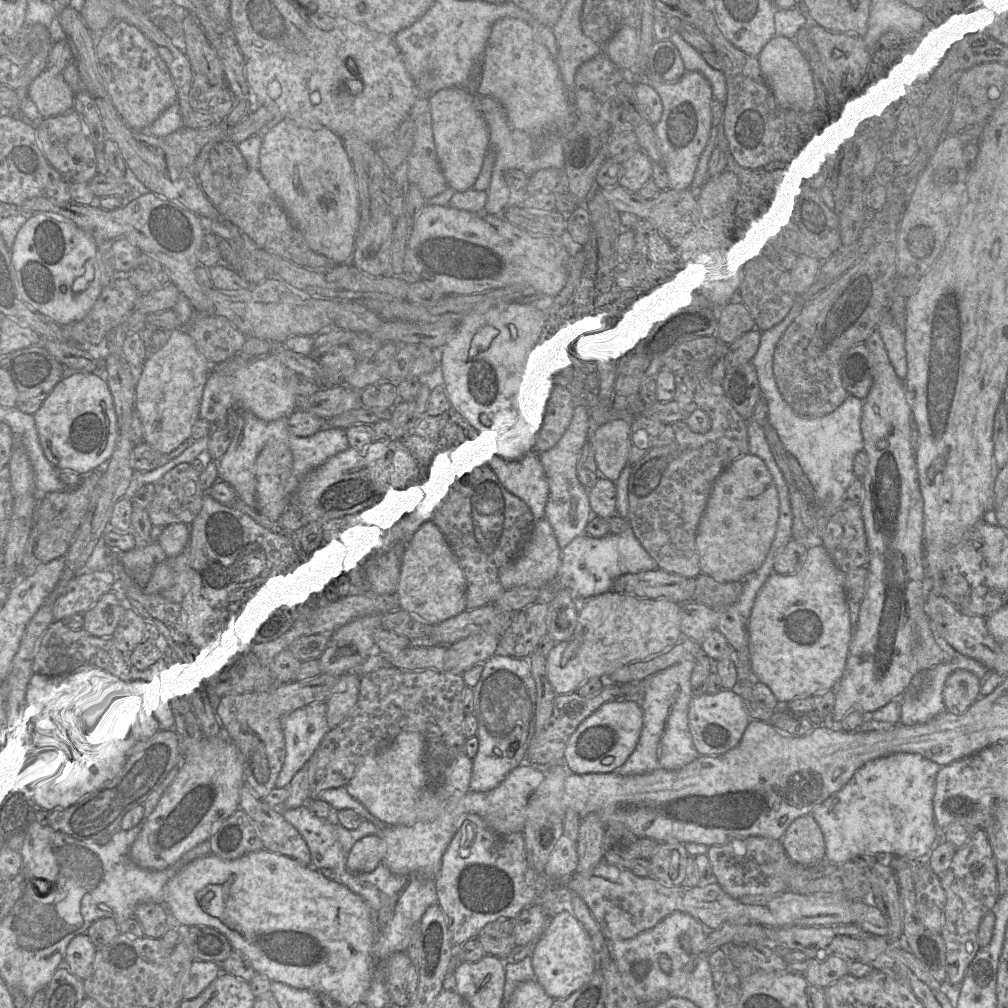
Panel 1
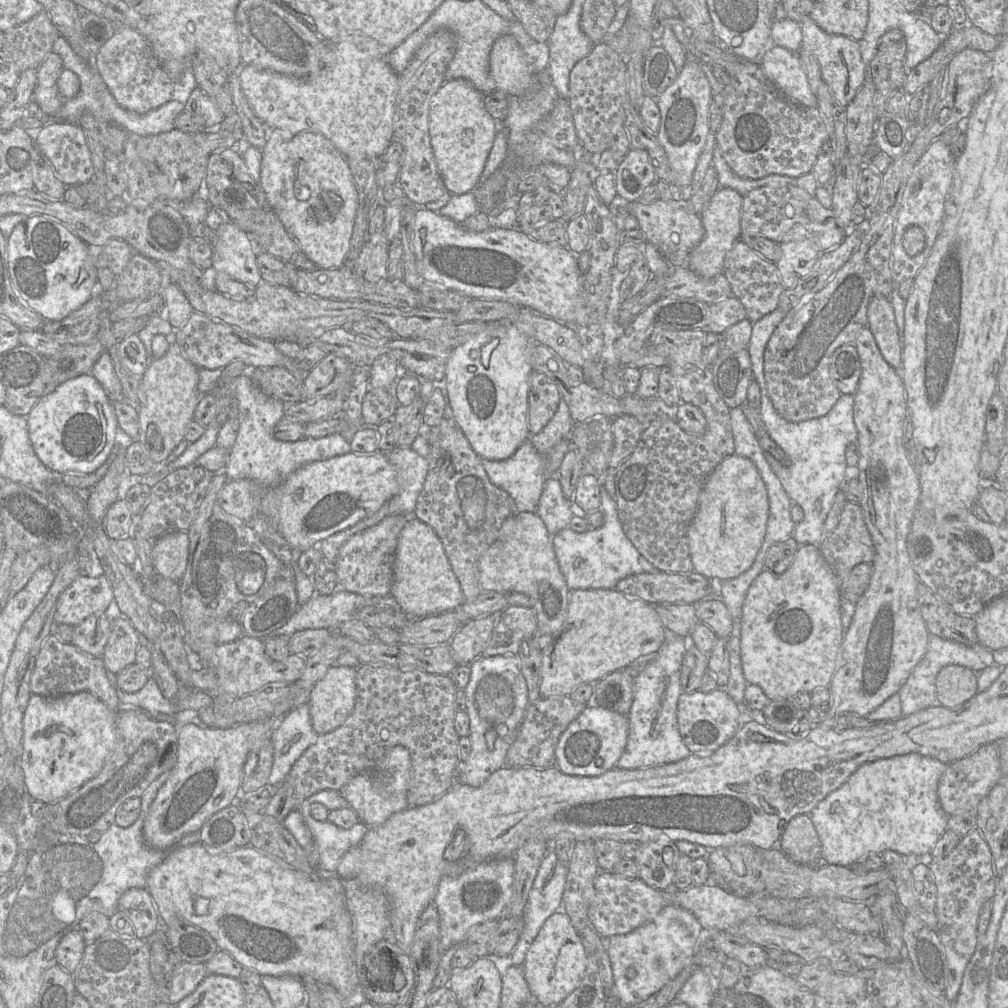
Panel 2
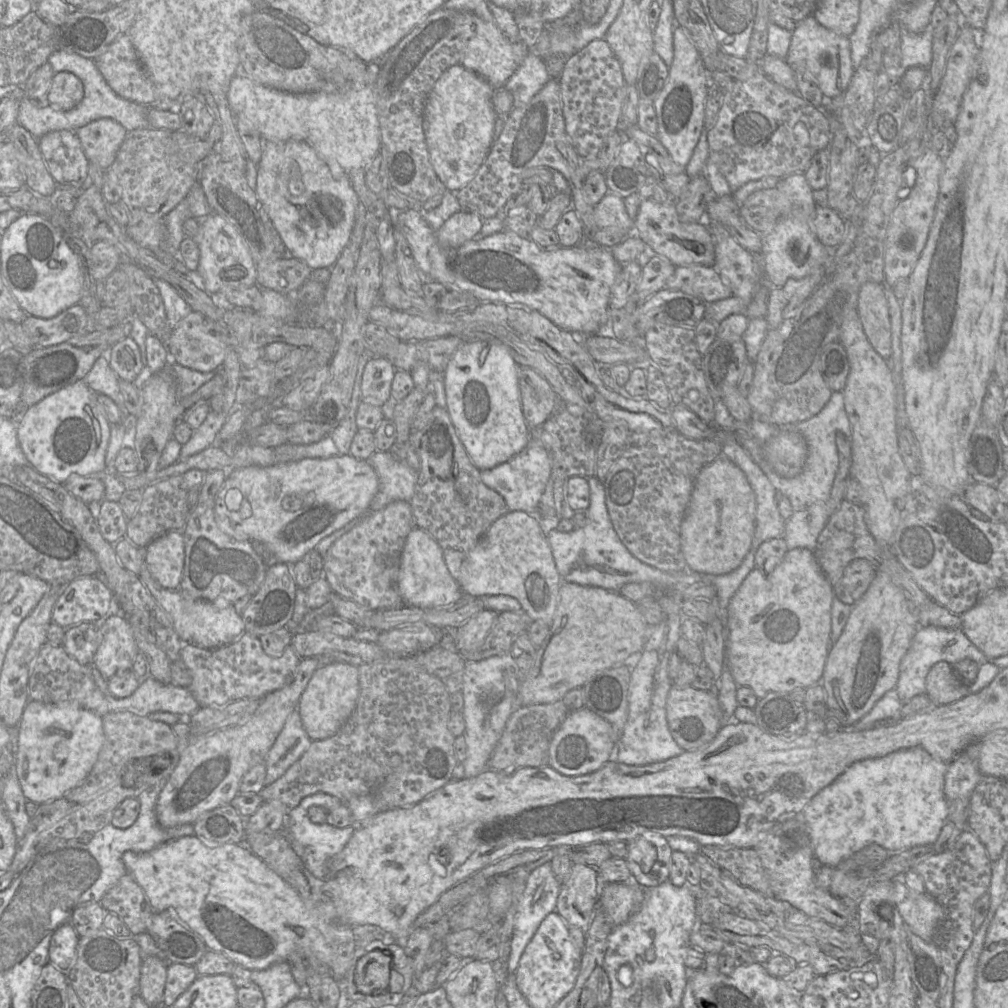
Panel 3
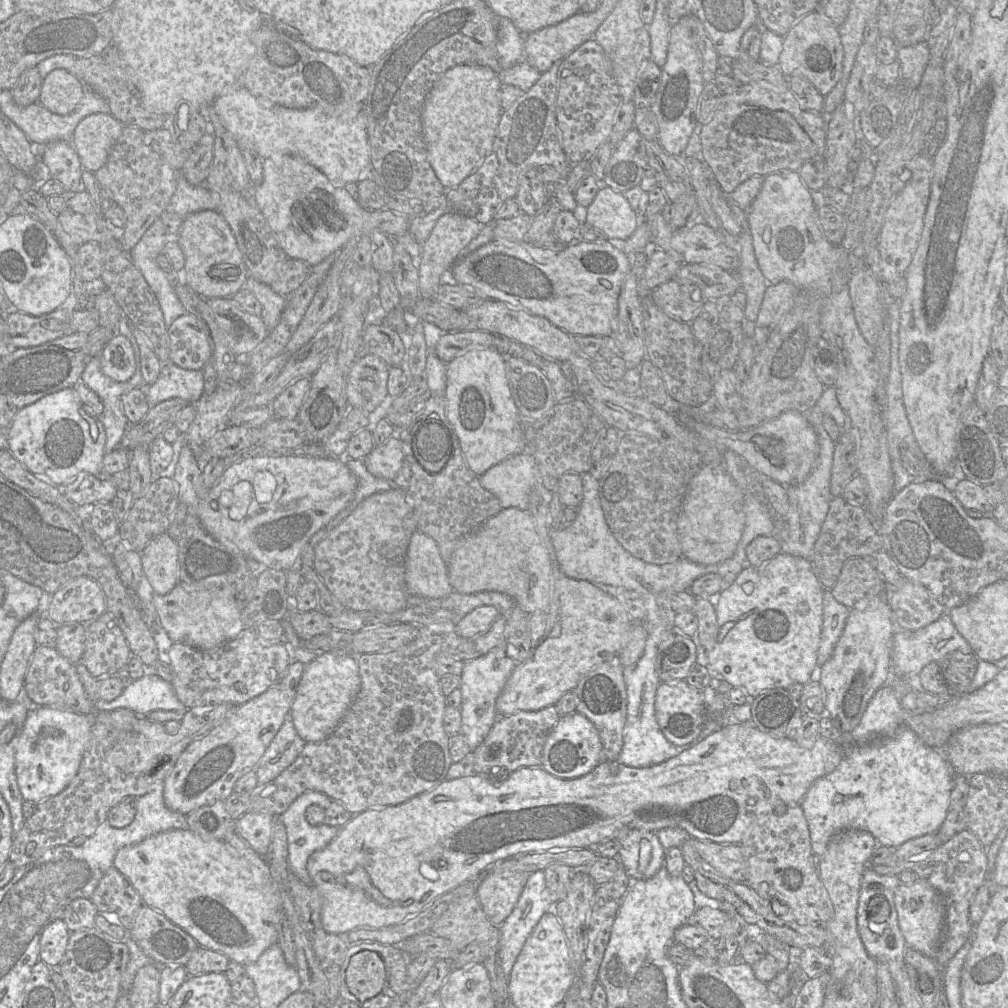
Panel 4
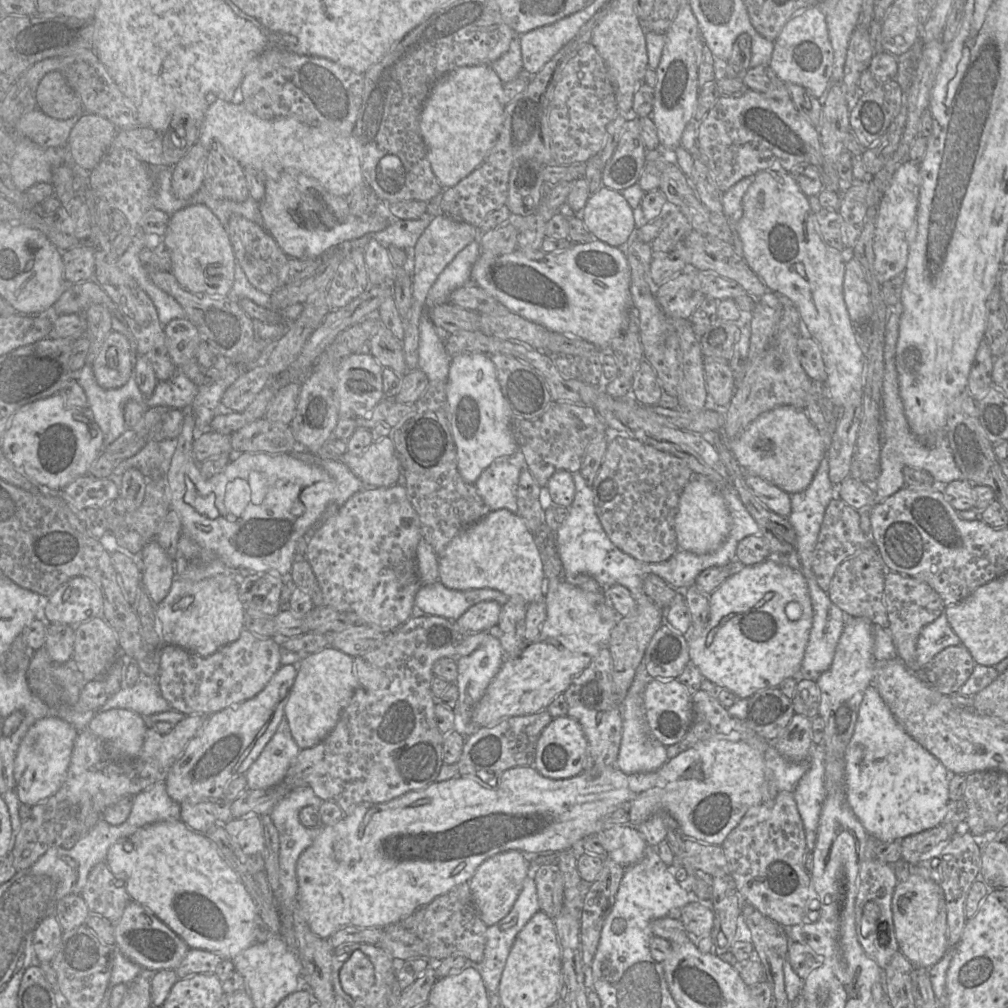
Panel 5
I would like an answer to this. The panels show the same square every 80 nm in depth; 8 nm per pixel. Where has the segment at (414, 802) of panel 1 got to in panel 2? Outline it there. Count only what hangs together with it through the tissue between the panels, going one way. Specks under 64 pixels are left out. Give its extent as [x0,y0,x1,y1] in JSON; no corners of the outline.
[341,745,411,827]

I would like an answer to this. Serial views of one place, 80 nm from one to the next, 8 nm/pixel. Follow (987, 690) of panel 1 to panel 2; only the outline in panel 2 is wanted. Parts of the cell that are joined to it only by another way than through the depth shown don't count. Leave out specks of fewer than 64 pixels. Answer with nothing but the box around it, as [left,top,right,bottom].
[865,634,1002,725]

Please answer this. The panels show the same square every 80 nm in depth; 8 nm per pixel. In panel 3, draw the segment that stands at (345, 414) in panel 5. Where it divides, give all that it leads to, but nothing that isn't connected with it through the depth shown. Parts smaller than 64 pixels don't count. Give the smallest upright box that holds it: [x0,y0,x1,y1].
[361,356,397,407]

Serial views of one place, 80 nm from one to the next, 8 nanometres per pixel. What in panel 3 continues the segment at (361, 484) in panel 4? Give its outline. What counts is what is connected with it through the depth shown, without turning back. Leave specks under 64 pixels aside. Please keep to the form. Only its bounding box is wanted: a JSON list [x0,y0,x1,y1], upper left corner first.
[366,451,418,512]

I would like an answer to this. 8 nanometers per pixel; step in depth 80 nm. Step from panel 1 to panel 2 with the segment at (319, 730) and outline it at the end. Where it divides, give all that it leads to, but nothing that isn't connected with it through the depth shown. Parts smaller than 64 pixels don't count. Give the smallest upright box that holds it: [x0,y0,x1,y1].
[268,703,318,786]

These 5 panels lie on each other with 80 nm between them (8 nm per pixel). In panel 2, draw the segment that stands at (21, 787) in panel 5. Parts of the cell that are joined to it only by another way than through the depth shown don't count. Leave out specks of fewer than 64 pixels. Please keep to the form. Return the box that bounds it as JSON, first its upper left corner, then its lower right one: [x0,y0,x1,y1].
[19,691,117,804]

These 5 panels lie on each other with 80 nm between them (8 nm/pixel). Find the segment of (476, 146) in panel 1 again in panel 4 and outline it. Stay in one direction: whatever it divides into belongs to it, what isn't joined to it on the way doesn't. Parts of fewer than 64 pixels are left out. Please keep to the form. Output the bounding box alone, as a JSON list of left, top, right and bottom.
[421,64,503,189]

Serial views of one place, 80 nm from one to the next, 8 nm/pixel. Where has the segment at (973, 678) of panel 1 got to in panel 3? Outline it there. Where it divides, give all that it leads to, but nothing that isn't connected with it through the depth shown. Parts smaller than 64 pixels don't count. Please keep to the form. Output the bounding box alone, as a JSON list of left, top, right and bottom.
[926,662,970,705]

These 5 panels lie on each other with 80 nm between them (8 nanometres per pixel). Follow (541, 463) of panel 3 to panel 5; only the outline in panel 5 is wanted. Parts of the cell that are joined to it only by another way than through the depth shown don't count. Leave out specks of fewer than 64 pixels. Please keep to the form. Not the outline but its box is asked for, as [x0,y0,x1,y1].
[474,451,525,513]

